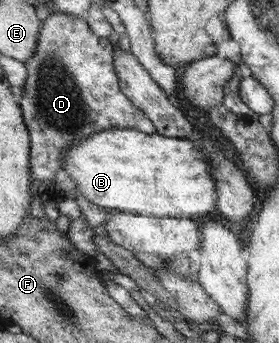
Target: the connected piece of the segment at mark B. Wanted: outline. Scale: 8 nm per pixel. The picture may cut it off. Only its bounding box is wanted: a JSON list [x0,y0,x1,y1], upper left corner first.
[63,128,218,222]

